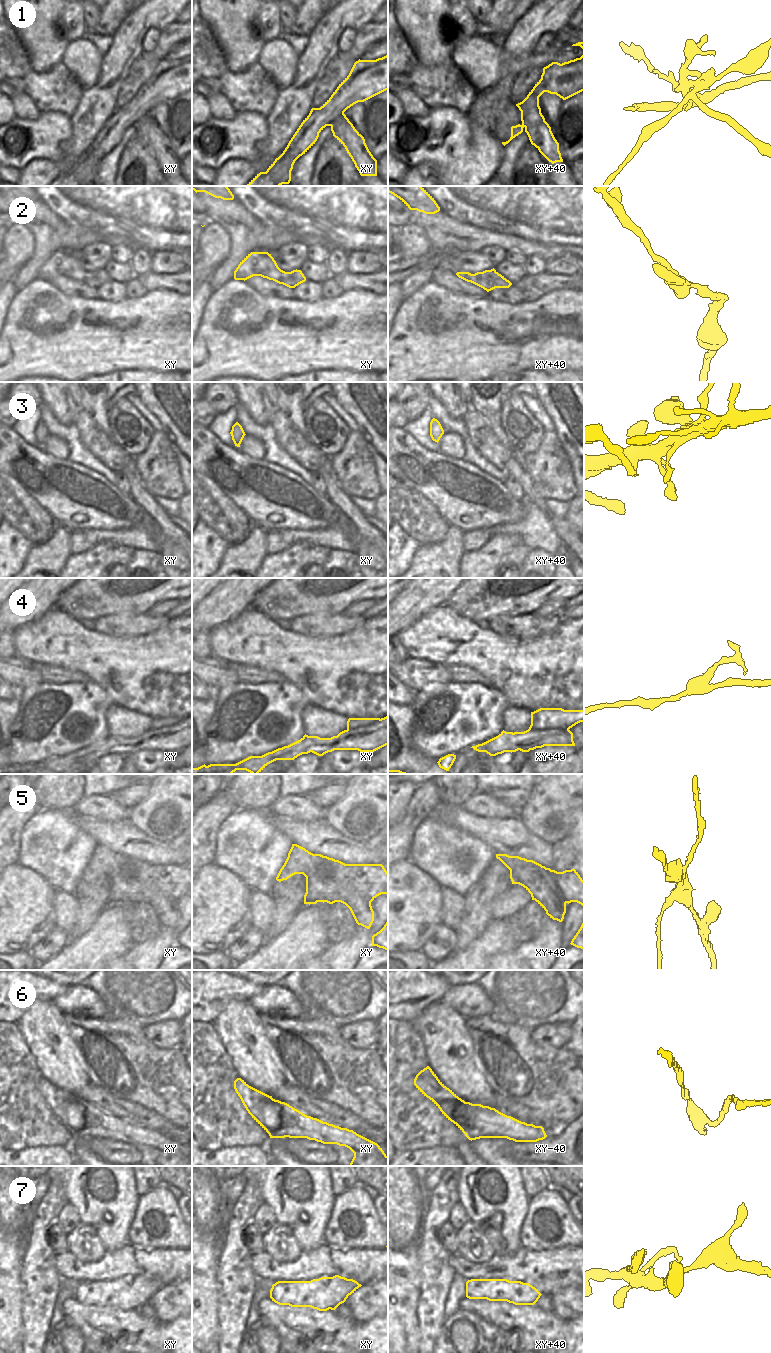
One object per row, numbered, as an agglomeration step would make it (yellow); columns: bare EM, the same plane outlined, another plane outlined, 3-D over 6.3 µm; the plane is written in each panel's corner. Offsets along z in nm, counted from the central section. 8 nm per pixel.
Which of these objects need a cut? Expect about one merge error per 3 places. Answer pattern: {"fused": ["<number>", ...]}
{"fused": ["1", "4", "5"]}

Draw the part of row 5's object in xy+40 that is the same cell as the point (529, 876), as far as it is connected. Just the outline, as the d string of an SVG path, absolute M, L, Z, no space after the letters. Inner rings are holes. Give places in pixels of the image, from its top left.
M535 864L517 866L513 870L510 870L512 884L519 884L530 894L534 893L537 896L540 887L548 885L546 879L540 873L541 869L541 866Z

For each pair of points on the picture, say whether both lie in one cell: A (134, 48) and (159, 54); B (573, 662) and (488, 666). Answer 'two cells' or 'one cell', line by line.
A: two cells
B: one cell

